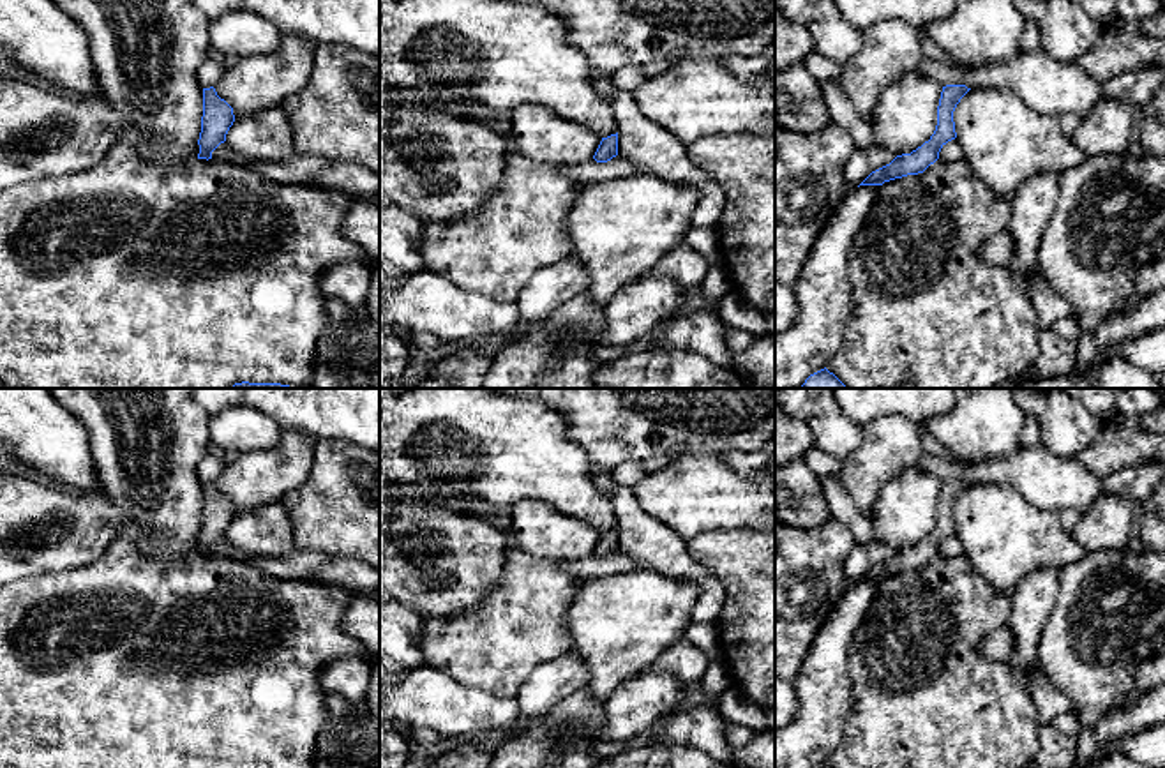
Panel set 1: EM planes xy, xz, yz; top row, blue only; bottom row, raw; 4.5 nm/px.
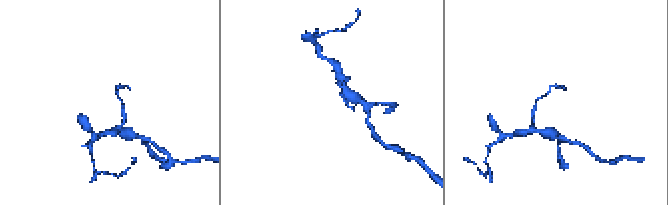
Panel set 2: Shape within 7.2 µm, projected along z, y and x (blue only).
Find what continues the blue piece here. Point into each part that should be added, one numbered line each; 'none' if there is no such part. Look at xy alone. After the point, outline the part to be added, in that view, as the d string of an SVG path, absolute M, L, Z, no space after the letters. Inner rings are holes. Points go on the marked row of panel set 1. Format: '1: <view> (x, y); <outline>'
none

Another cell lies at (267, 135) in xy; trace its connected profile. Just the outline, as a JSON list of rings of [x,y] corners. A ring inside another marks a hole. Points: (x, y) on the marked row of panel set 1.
[[[279,106],[237,118],[224,143],[258,161],[284,161],[295,155],[293,129]]]

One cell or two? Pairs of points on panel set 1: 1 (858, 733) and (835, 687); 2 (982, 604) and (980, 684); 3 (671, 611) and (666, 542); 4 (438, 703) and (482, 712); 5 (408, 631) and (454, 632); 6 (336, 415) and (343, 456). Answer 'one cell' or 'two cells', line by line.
1: two cells
2: one cell
3: two cells
4: one cell
5: two cells
6: two cells

